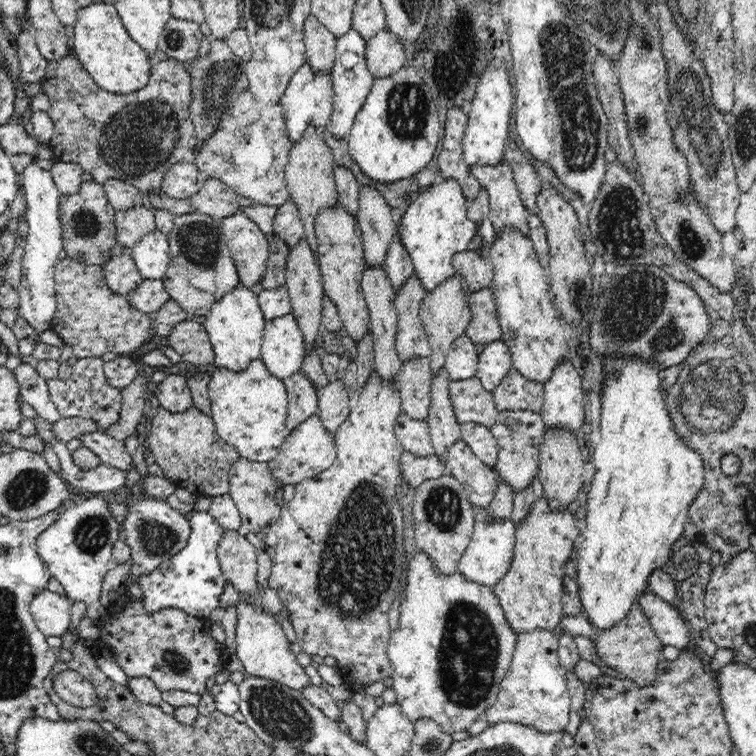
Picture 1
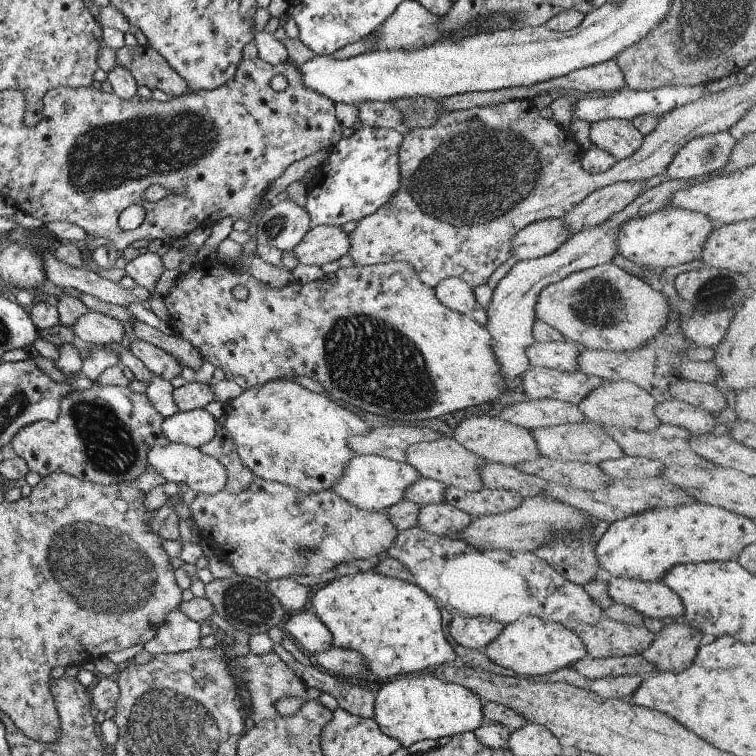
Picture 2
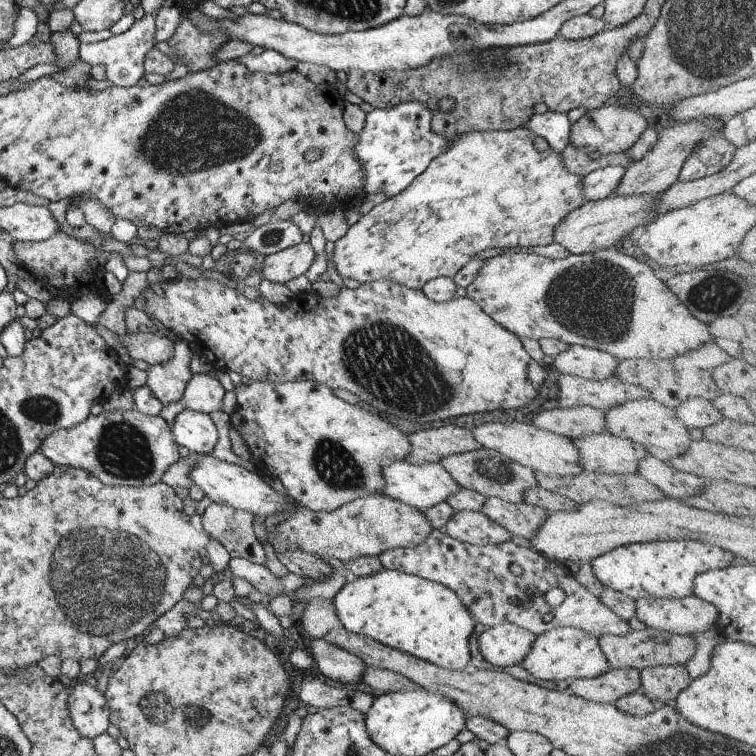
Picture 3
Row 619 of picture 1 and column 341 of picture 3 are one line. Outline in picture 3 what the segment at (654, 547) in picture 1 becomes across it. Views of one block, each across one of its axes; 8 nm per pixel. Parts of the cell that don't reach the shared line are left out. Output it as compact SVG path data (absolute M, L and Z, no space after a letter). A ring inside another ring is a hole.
M383 569L380 573L375 573L366 577L358 577L358 579L353 583L347 583L339 592L334 596L331 601L334 606L336 615L338 619L341 620L343 628L350 633L356 635L363 635L378 643L384 644L390 649L395 649L396 651L401 651L402 653L414 656L415 658L421 659L422 661L430 662L435 666L441 667L442 669L449 669L450 671L462 671L468 662L471 660L470 650L469 650L469 639L473 634L474 626L476 621L469 614L469 611L461 604L455 593L450 591L450 588L444 587L435 581L430 581L427 579L422 579L417 575L410 575L398 570Z

